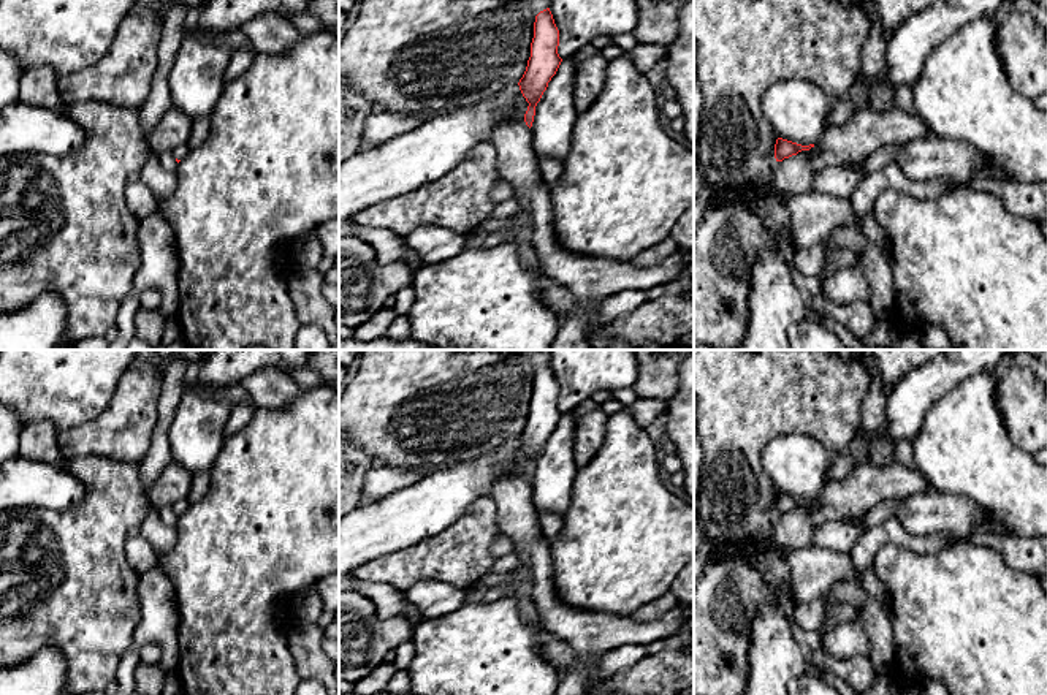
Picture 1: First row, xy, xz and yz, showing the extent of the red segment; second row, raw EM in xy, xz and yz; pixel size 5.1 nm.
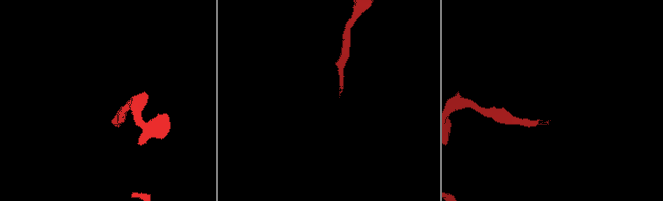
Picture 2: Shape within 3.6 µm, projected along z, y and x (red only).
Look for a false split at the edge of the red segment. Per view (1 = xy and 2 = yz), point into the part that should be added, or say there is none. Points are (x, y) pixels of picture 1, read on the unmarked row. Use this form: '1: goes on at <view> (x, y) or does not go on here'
1: goes on at xy (179, 507)
2: does not go on here

